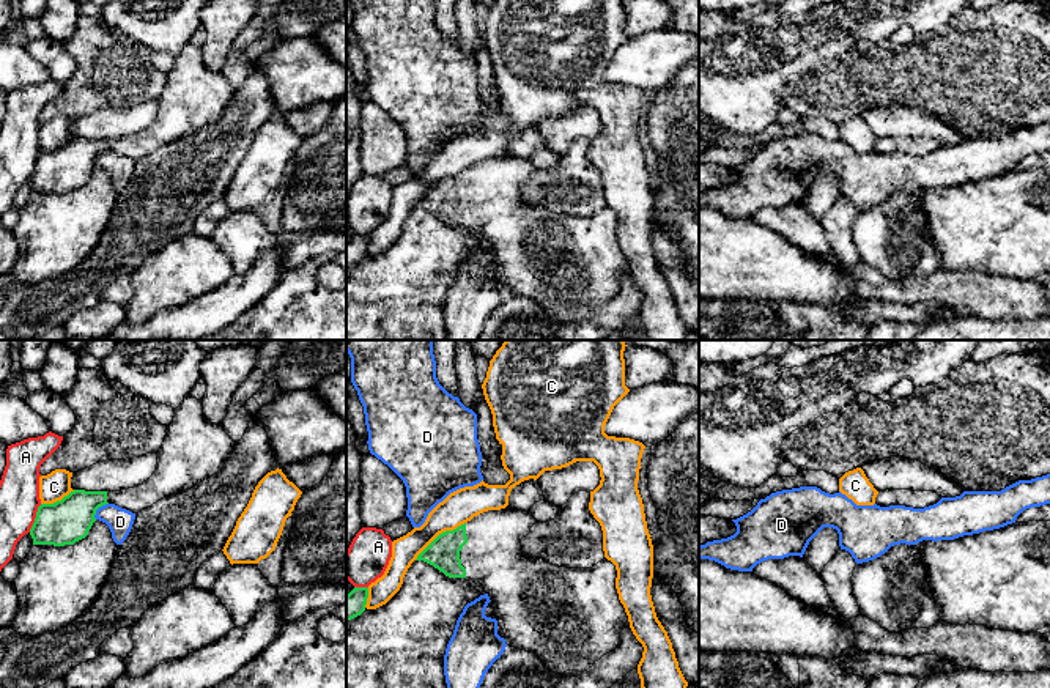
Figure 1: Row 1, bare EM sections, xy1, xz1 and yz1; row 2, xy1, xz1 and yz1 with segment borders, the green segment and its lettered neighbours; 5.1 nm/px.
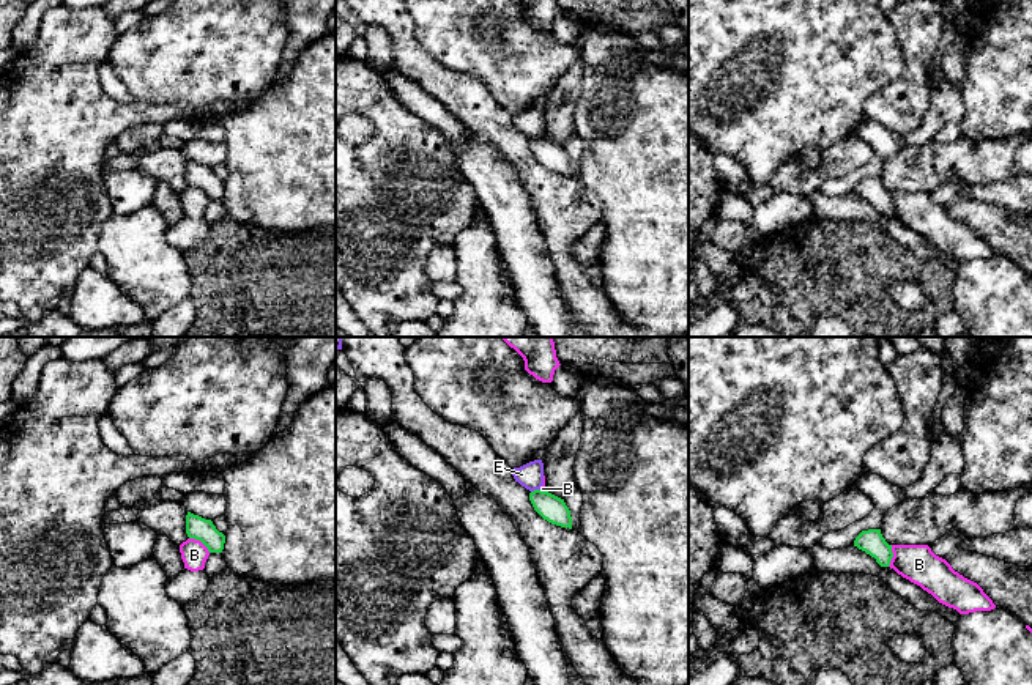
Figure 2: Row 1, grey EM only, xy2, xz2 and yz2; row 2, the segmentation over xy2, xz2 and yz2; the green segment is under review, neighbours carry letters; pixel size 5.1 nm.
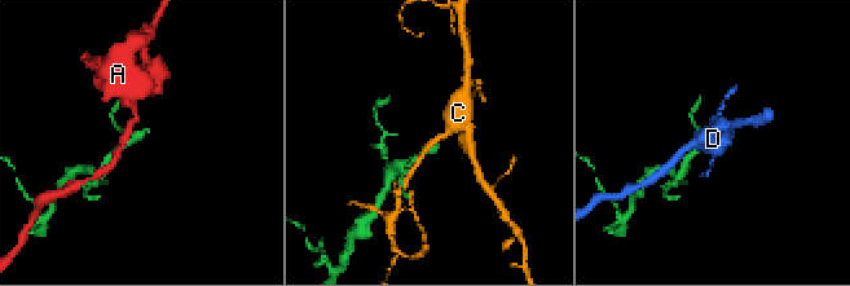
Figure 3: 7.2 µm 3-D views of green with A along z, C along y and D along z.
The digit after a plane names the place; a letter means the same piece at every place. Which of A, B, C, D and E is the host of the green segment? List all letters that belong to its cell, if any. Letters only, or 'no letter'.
no letter

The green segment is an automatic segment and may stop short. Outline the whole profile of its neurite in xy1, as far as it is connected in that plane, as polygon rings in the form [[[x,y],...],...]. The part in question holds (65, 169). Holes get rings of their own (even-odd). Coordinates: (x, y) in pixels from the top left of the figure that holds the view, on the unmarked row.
[[[189,43],[175,57],[156,118],[146,129],[120,139],[74,137],[61,148],[41,151],[30,176],[33,192],[74,192],[88,183],[96,157],[105,151],[139,161],[164,145],[183,142],[217,121],[235,93],[220,72],[203,63],[200,47]]]

